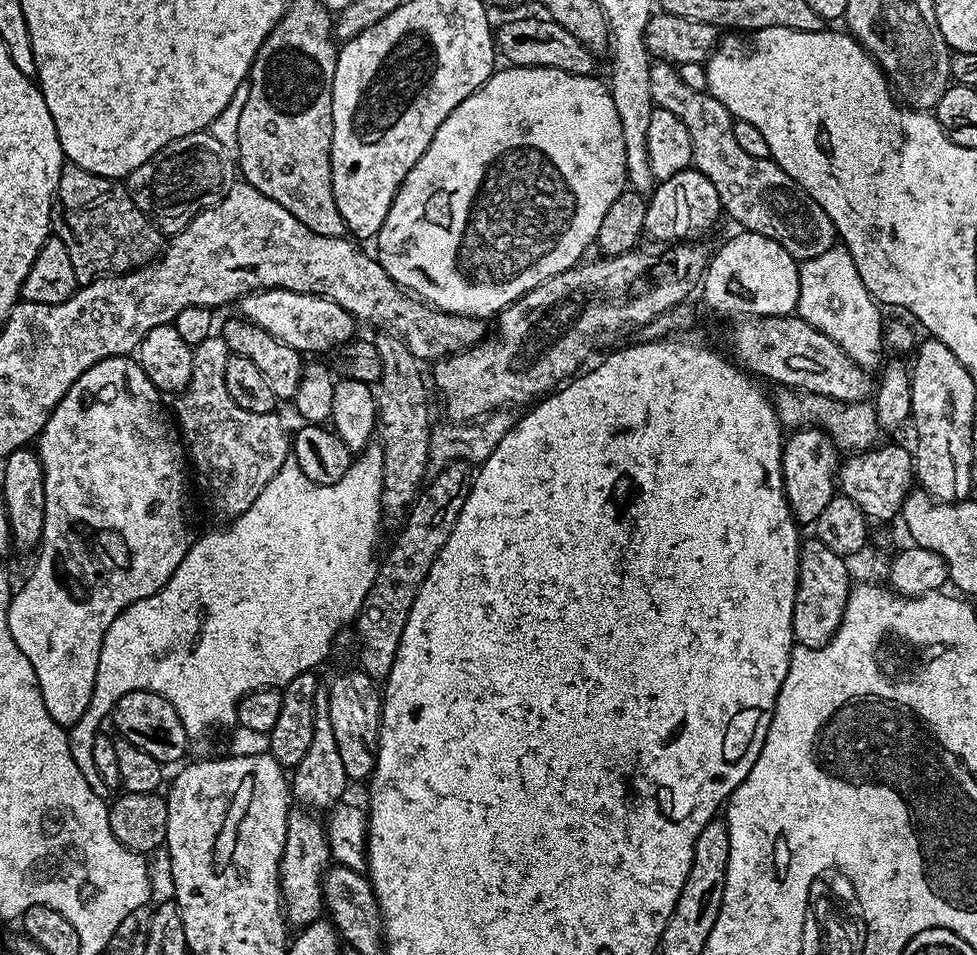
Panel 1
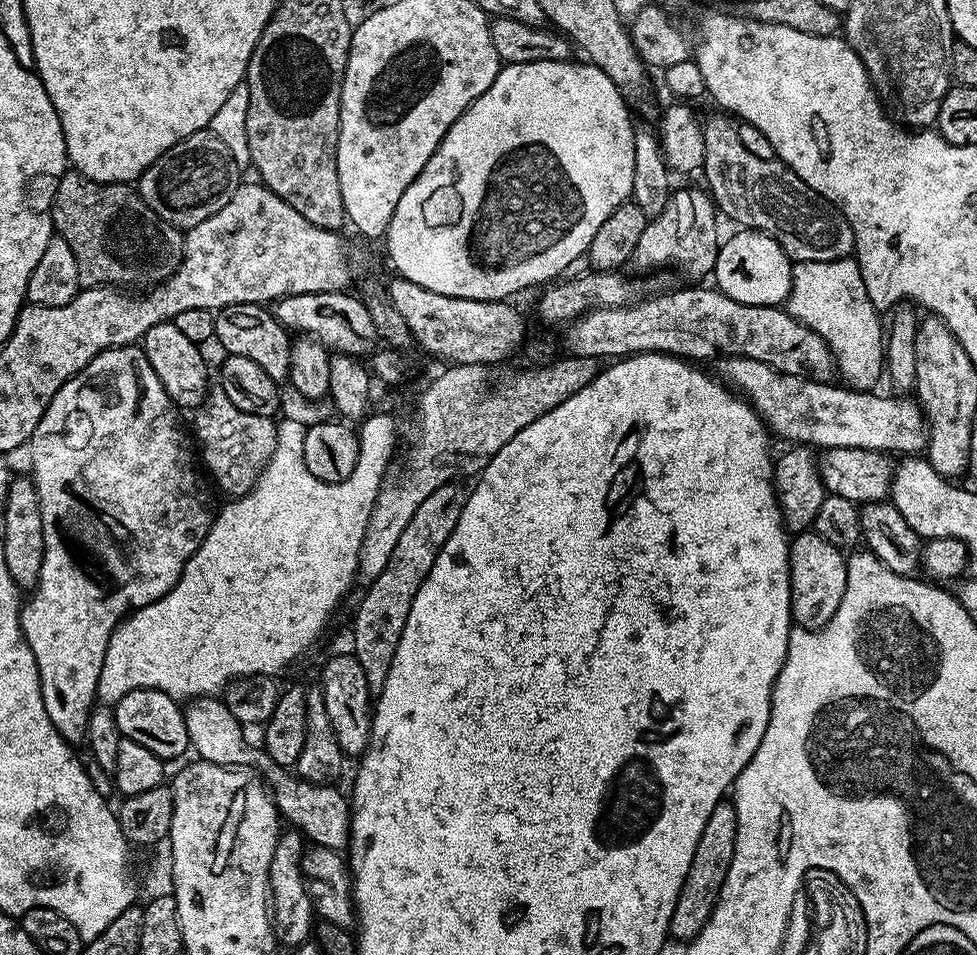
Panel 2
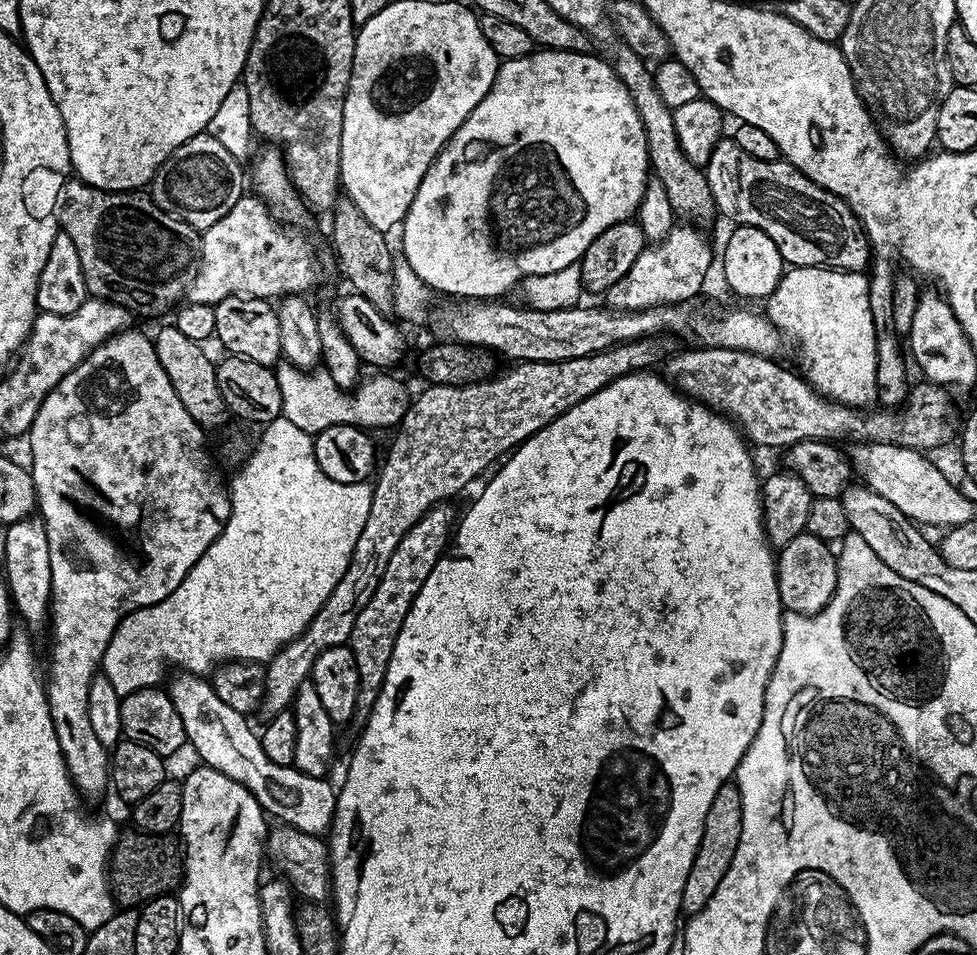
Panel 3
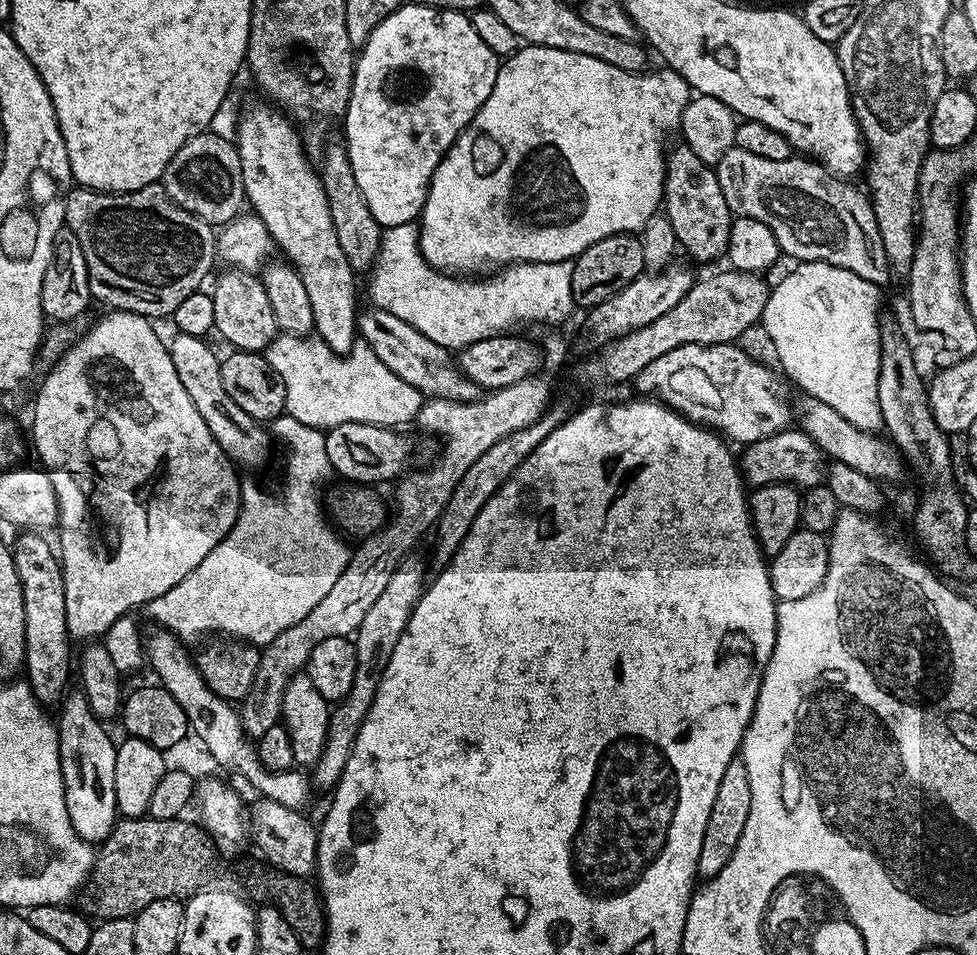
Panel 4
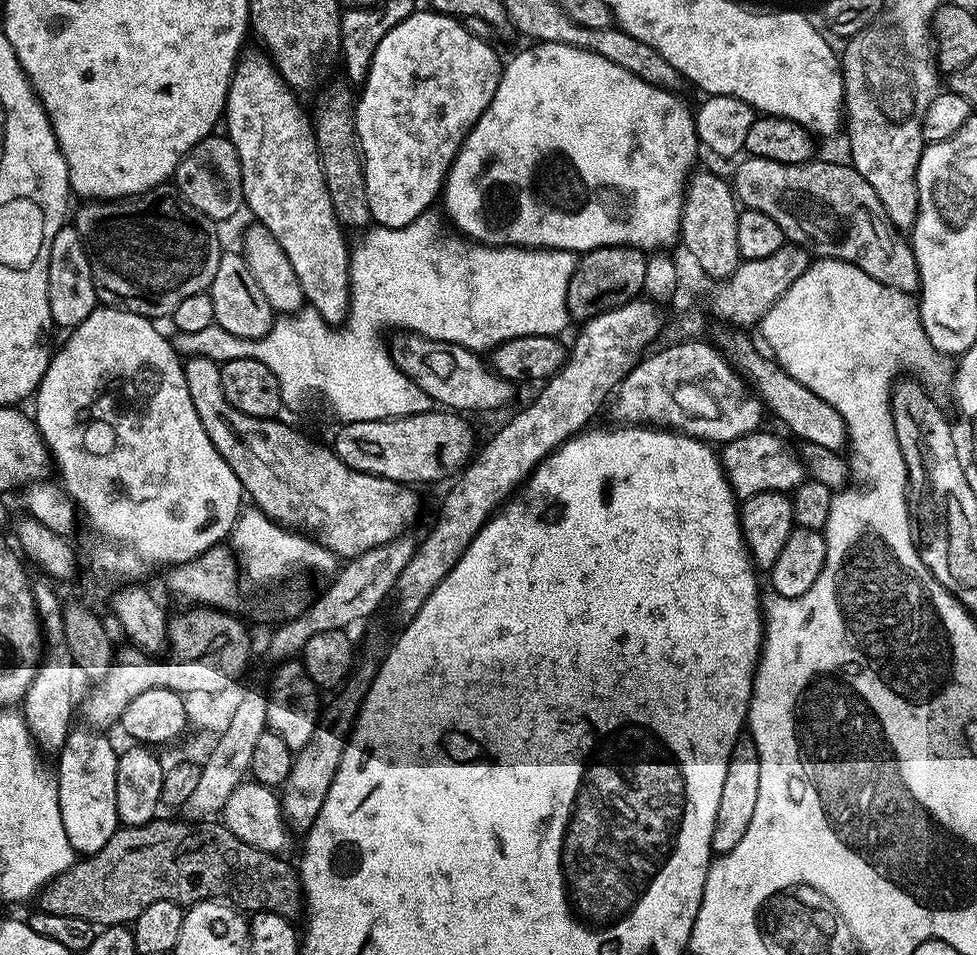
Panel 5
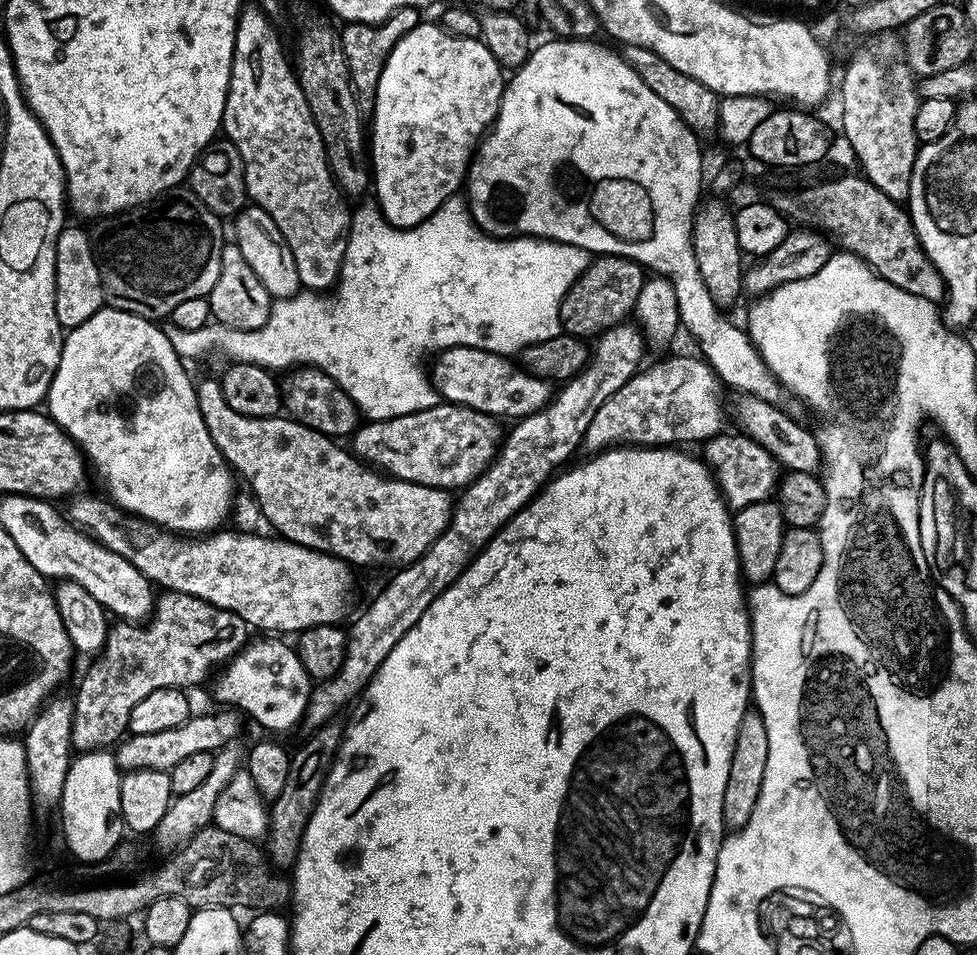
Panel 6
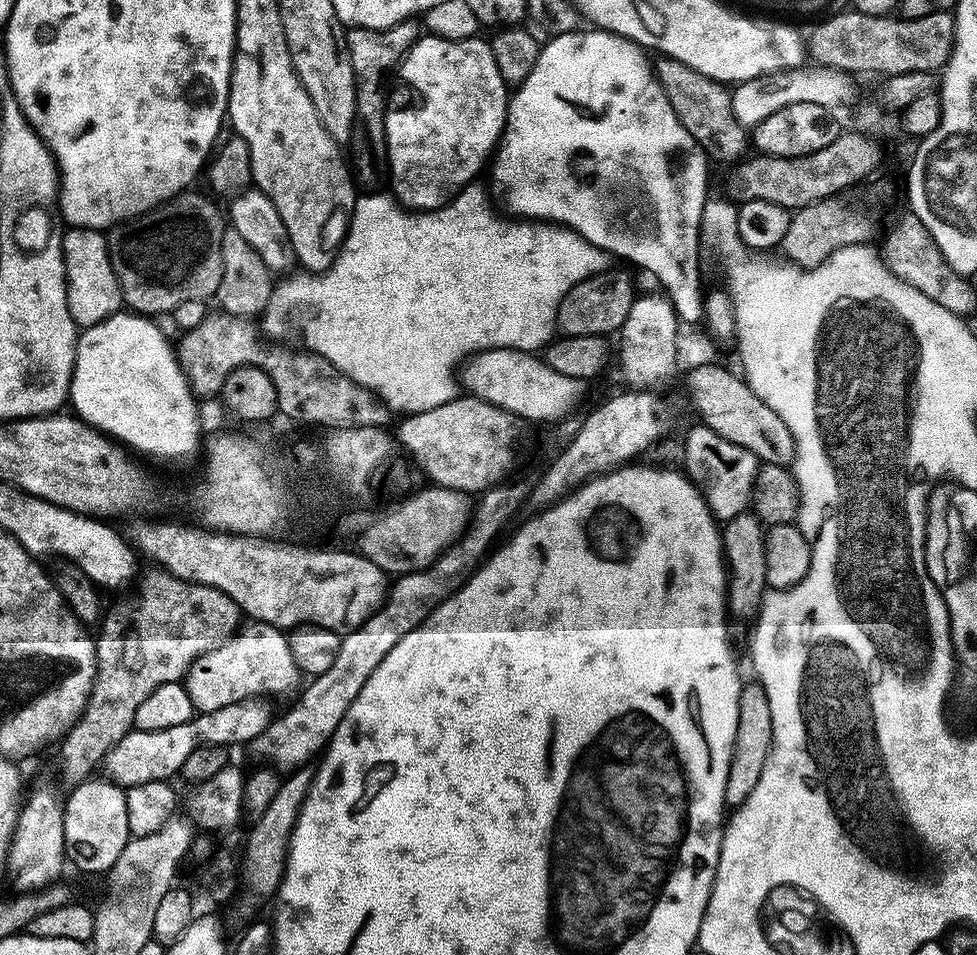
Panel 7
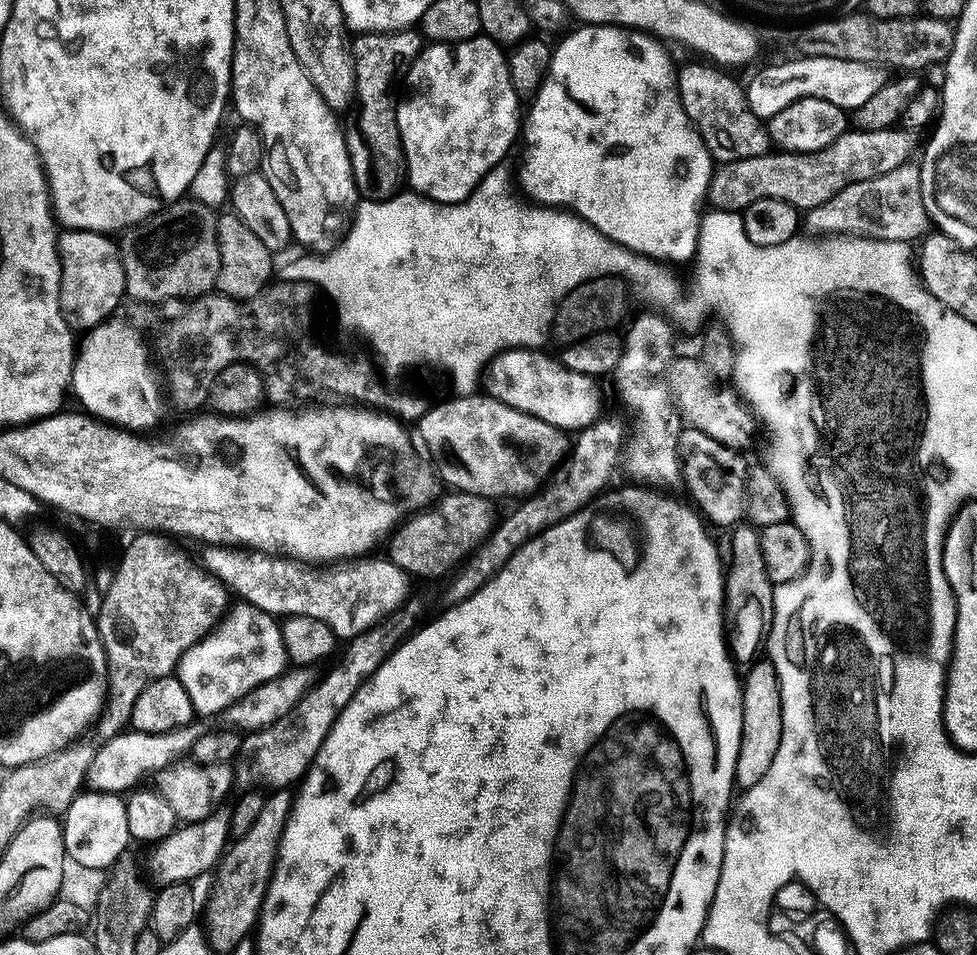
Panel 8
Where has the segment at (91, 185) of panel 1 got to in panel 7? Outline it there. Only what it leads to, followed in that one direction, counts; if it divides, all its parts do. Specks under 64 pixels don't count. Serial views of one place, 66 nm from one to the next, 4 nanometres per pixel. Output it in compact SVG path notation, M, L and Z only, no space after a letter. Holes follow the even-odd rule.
M185 190L151 208L133 220L122 220L107 229L108 257L120 283L123 303L131 311L154 318L160 312L172 312L182 302L190 299L207 301L215 297L218 282L222 280L222 238L226 216L219 212L204 196Z

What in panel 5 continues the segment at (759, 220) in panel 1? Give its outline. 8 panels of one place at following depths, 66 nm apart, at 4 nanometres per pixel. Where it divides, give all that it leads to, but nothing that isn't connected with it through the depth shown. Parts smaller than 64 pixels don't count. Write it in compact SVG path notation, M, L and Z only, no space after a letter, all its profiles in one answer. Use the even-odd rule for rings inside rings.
M748 156L737 166L736 177L731 177L730 183L737 201L744 208L758 210L766 214L766 218L774 218L774 222L778 222L789 245L801 245L816 258L843 260L846 264L858 266L858 270L870 274L870 278L899 292L912 294L919 289L919 270L911 243L886 218L886 210L882 210L882 202L878 202L874 186L870 186L870 182L866 182L851 163L831 164L828 160L813 158L807 164L783 164Z

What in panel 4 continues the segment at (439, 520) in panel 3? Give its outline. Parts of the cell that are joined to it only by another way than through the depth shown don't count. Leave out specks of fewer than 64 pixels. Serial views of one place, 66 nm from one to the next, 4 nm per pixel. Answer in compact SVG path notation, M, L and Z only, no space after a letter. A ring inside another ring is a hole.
M409 554L400 561L394 574L390 574L390 580L386 582L382 594L378 594L374 606L366 610L366 618L362 618L358 630L354 633L356 646L354 683L350 685L350 694L346 694L346 698L337 700L331 705L322 754L318 762L310 768L310 784L313 789L331 789L340 781L346 762L350 762L350 750L354 750L358 730L362 730L362 722L374 702L380 679L390 662L390 654L394 654L394 646L398 646L398 638L403 634L408 618L416 603L420 601L425 586L424 564L416 554Z

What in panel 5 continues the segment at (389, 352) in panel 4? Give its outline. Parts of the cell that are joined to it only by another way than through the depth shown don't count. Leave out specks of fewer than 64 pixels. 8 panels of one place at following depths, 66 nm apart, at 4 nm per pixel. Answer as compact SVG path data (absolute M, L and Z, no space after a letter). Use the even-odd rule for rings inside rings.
M397 331L393 340L390 340L392 361L396 363L396 369L406 373L418 387L431 398L433 405L444 410L451 410L461 414L468 412L492 412L495 408L504 408L516 392L513 381L502 378L492 371L487 363L480 361L481 357L470 348L463 348L460 344L447 344L441 340L431 340L425 336L417 336L414 332Z

